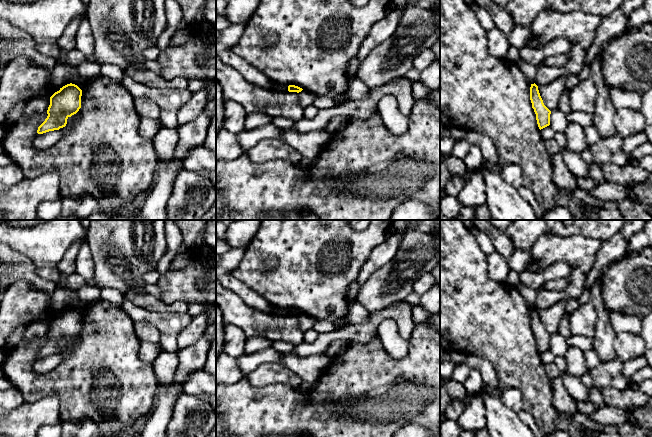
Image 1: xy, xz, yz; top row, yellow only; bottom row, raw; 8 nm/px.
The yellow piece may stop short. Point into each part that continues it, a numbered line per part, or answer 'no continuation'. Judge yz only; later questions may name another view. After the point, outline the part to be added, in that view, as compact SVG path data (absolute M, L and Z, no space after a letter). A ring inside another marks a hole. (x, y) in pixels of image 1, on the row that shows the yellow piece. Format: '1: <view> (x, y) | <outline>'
no continuation

